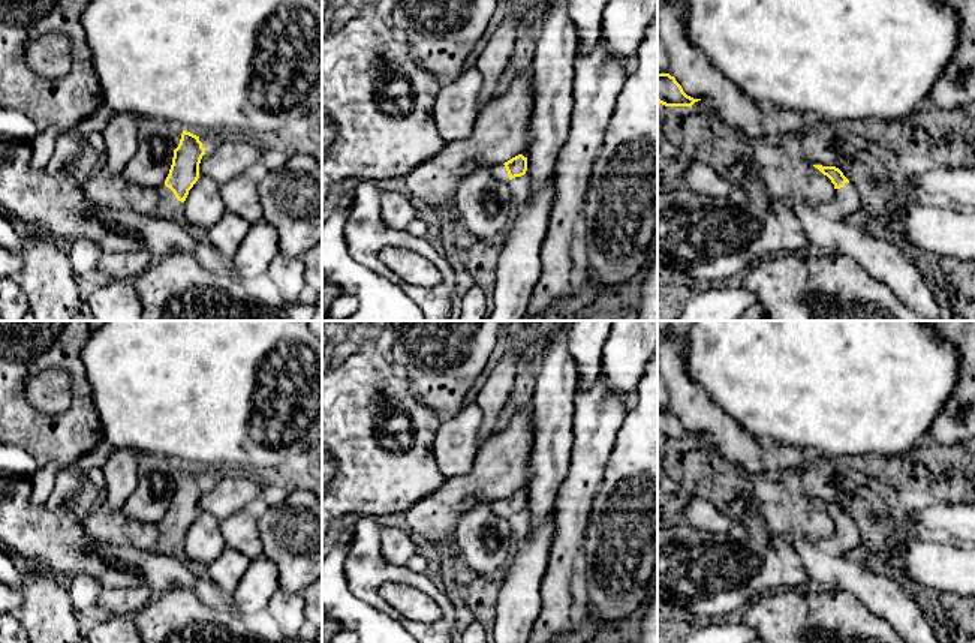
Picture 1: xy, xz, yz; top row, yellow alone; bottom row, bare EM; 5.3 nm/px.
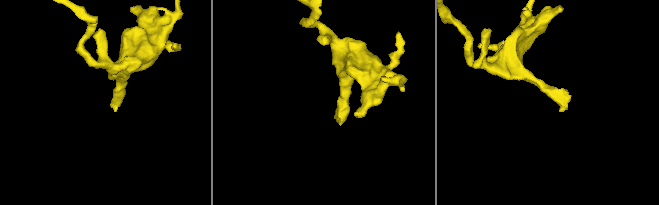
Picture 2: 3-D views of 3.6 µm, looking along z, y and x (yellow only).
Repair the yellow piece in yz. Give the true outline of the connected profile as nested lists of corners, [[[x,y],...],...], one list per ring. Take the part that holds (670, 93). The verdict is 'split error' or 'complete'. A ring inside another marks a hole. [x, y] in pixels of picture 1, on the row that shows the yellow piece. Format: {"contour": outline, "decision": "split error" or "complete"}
{"contour": [[[657,72],[657,102],[665,106],[692,106],[701,99],[687,96],[669,73]]], "decision": "complete"}

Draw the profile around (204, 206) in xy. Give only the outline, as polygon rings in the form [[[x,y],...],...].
[[[199,177],[184,201],[186,220],[208,229],[226,213],[220,186],[208,177]]]

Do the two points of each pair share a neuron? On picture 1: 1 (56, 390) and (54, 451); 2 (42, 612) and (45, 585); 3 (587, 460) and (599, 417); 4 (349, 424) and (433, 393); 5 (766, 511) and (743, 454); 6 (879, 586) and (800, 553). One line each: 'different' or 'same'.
1: different
2: same
3: same
4: different
5: different
6: same

